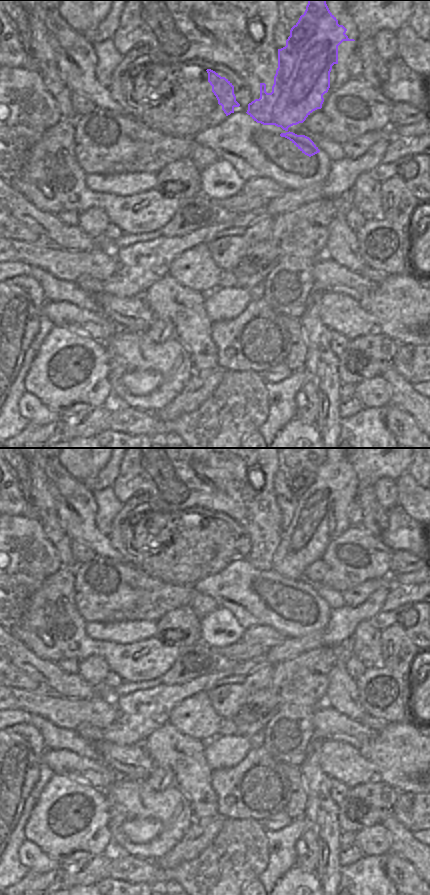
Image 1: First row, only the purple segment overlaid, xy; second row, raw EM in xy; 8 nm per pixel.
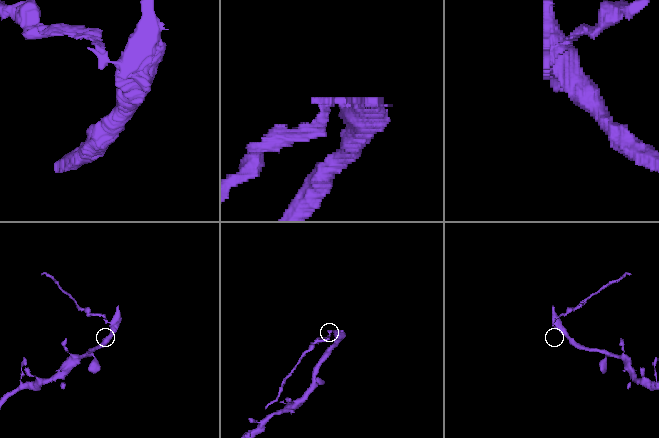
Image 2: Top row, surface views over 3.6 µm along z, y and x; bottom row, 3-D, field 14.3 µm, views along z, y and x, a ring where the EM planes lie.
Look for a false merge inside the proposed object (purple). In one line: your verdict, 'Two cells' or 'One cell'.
Two cells

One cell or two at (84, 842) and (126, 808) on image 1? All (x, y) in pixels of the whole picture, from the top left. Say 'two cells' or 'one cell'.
two cells

